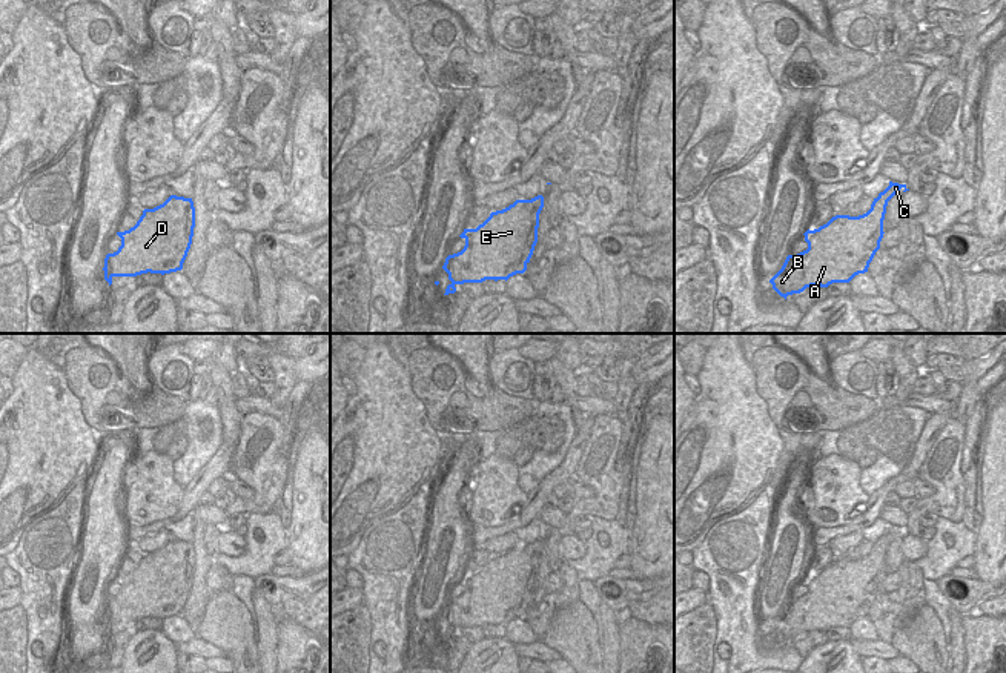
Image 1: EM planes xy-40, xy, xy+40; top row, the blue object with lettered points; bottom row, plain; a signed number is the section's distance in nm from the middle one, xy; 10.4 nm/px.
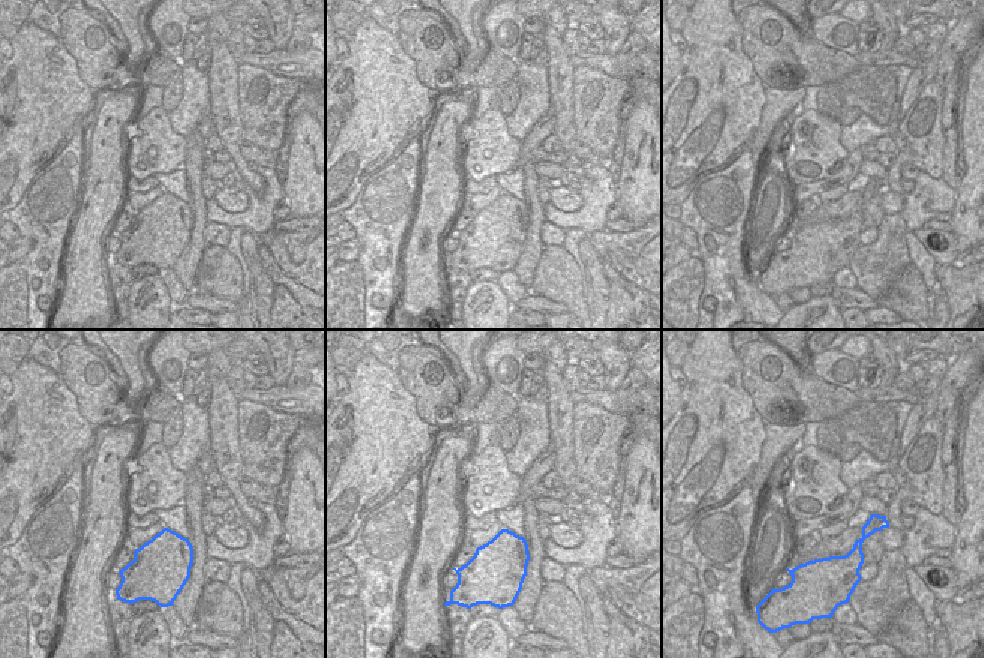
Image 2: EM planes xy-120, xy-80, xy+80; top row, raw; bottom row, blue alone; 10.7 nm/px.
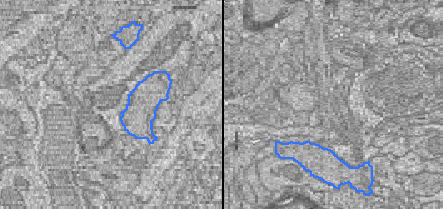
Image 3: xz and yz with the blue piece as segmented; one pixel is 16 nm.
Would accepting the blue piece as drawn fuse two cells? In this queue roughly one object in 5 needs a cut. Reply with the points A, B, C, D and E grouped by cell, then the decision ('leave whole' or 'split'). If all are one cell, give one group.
A B C D E | leave whole

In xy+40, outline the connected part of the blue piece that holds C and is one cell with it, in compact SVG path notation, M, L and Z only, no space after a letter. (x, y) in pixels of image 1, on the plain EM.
M889 525L866 558L836 559L819 573L808 573L803 578L808 593L786 601L782 613L769 624L773 633L786 644L806 632L849 627L855 619L868 616L885 578L888 545L902 532L903 536L909 535L906 529Z

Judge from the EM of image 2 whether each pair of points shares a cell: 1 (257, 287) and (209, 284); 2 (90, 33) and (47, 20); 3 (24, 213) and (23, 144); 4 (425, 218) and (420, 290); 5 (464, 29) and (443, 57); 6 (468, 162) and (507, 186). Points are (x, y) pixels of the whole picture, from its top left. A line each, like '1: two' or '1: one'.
1: two
2: two
3: two
4: one
5: two
6: two

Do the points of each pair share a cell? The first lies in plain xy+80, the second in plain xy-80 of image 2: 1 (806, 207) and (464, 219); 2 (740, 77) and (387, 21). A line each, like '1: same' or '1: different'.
1: same
2: different

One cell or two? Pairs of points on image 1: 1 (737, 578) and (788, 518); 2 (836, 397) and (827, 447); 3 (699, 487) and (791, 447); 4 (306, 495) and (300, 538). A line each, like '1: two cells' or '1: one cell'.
1: two cells
2: two cells
3: two cells
4: one cell

